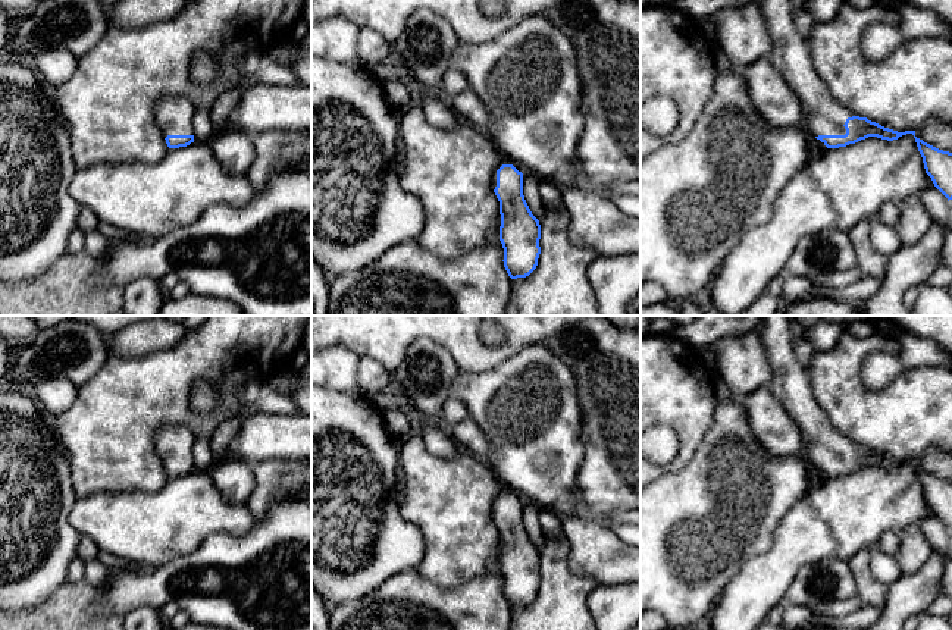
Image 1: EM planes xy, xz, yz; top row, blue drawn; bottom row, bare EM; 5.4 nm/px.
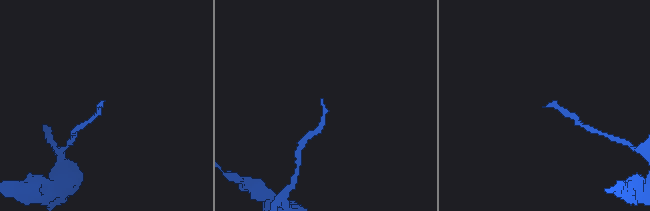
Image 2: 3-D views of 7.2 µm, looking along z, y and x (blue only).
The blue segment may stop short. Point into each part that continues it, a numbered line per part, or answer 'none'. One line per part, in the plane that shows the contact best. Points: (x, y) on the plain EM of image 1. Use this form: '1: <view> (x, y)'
1: yz (823, 444)

